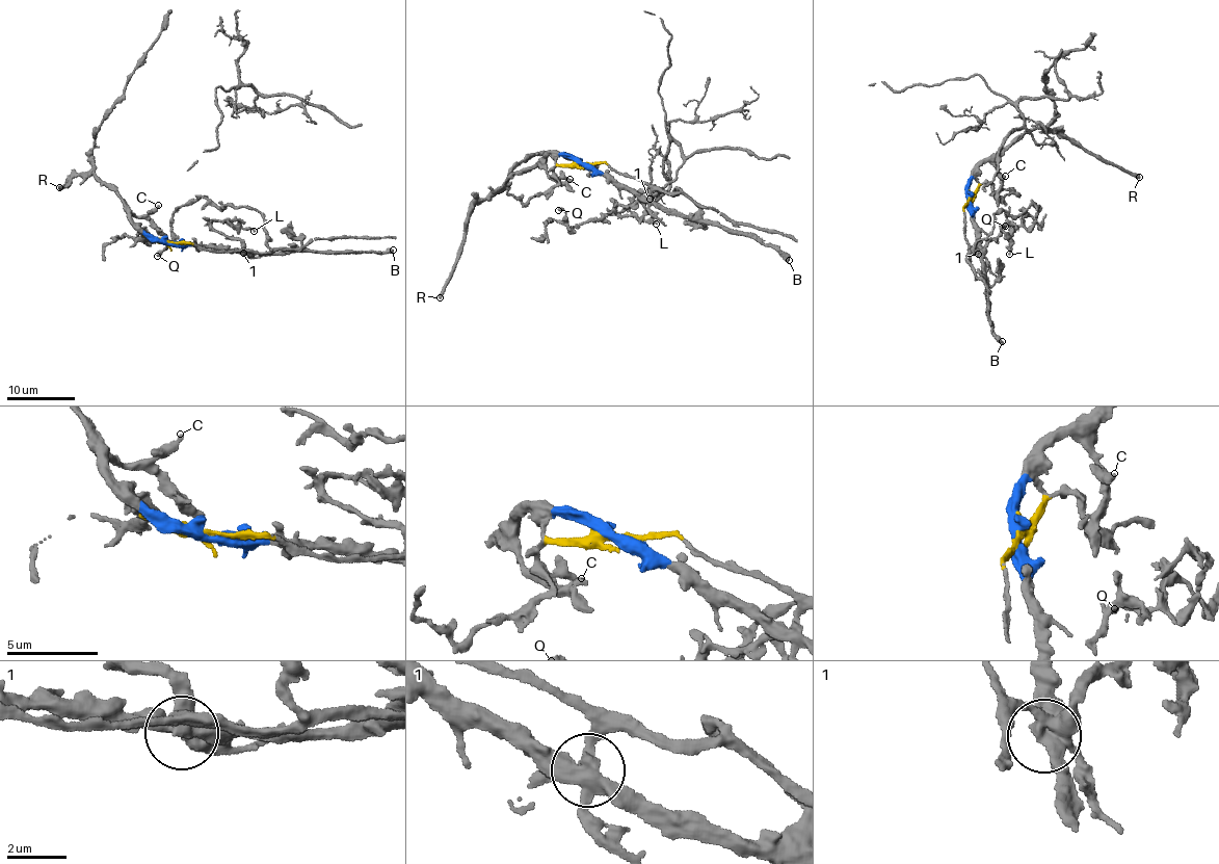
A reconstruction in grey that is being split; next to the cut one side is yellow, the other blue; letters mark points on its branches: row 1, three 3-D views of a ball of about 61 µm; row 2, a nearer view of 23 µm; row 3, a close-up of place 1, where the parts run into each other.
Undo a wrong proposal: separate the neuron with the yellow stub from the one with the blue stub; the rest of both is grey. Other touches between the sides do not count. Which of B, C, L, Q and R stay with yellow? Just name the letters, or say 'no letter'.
L, Q

